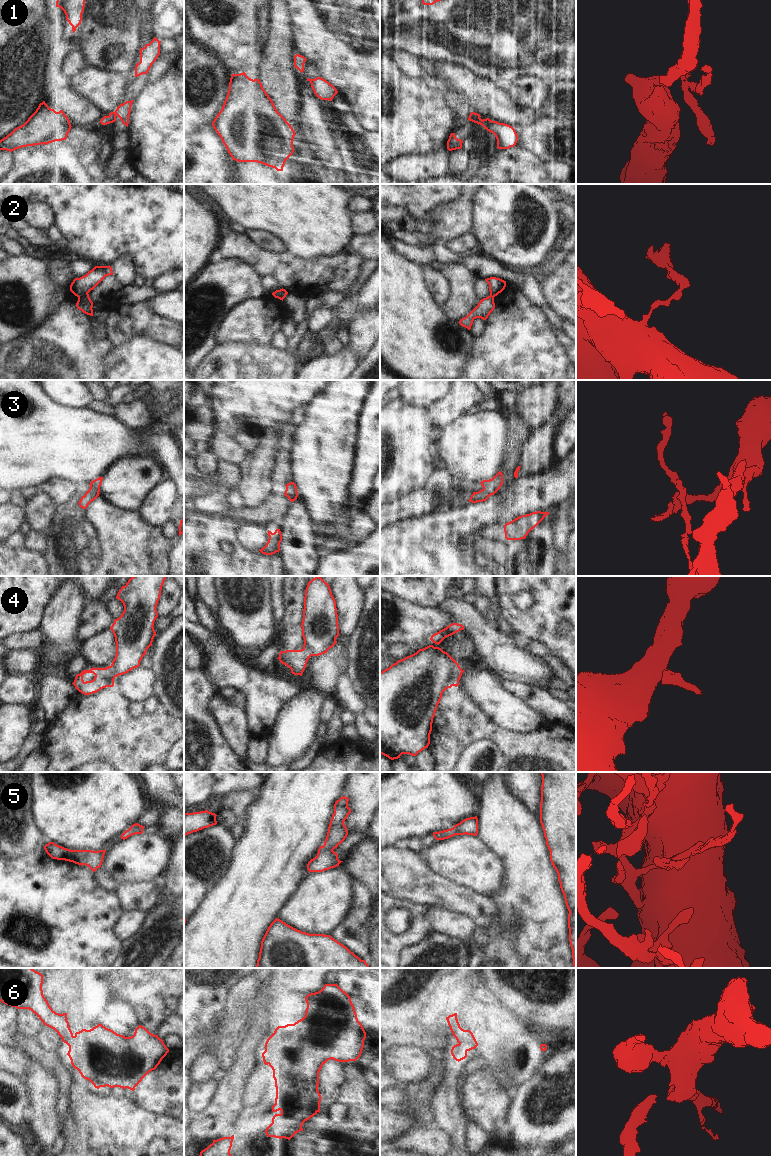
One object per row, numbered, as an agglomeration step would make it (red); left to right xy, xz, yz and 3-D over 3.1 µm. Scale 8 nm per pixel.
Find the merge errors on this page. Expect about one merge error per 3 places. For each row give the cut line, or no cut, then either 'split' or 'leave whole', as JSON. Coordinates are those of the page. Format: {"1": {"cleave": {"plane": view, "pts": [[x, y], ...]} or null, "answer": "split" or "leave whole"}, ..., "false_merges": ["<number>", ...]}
{"1": {"cleave": {"plane": "xy", "pts": [[113, 112], [116, 114]]}, "answer": "split"}, "2": {"cleave": {"plane": "xy", "pts": [[87, 293], [78, 298]]}, "answer": "split"}, "3": {"cleave": null, "answer": "leave whole"}, "4": {"cleave": {"plane": "yz", "pts": [[459, 666], [455, 669], [452, 685]]}, "answer": "split"}, "5": {"cleave": null, "answer": "leave whole"}, "6": {"cleave": null, "answer": "leave whole"}, "false_merges": ["1", "2", "4"]}

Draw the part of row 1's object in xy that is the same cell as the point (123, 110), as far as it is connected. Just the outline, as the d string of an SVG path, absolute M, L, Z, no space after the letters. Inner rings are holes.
M134 100L126 101L123 104L120 104L115 110L115 114L120 118L122 123L128 127L129 116L131 112L131 106Z

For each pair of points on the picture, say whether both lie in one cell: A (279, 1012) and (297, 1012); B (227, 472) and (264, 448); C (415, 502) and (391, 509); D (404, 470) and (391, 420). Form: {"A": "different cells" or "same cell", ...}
{"A": "same cell", "B": "different cells", "C": "same cell", "D": "same cell"}

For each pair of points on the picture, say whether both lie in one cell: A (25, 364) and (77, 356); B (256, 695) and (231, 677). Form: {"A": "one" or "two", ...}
{"A": "one", "B": "one"}

